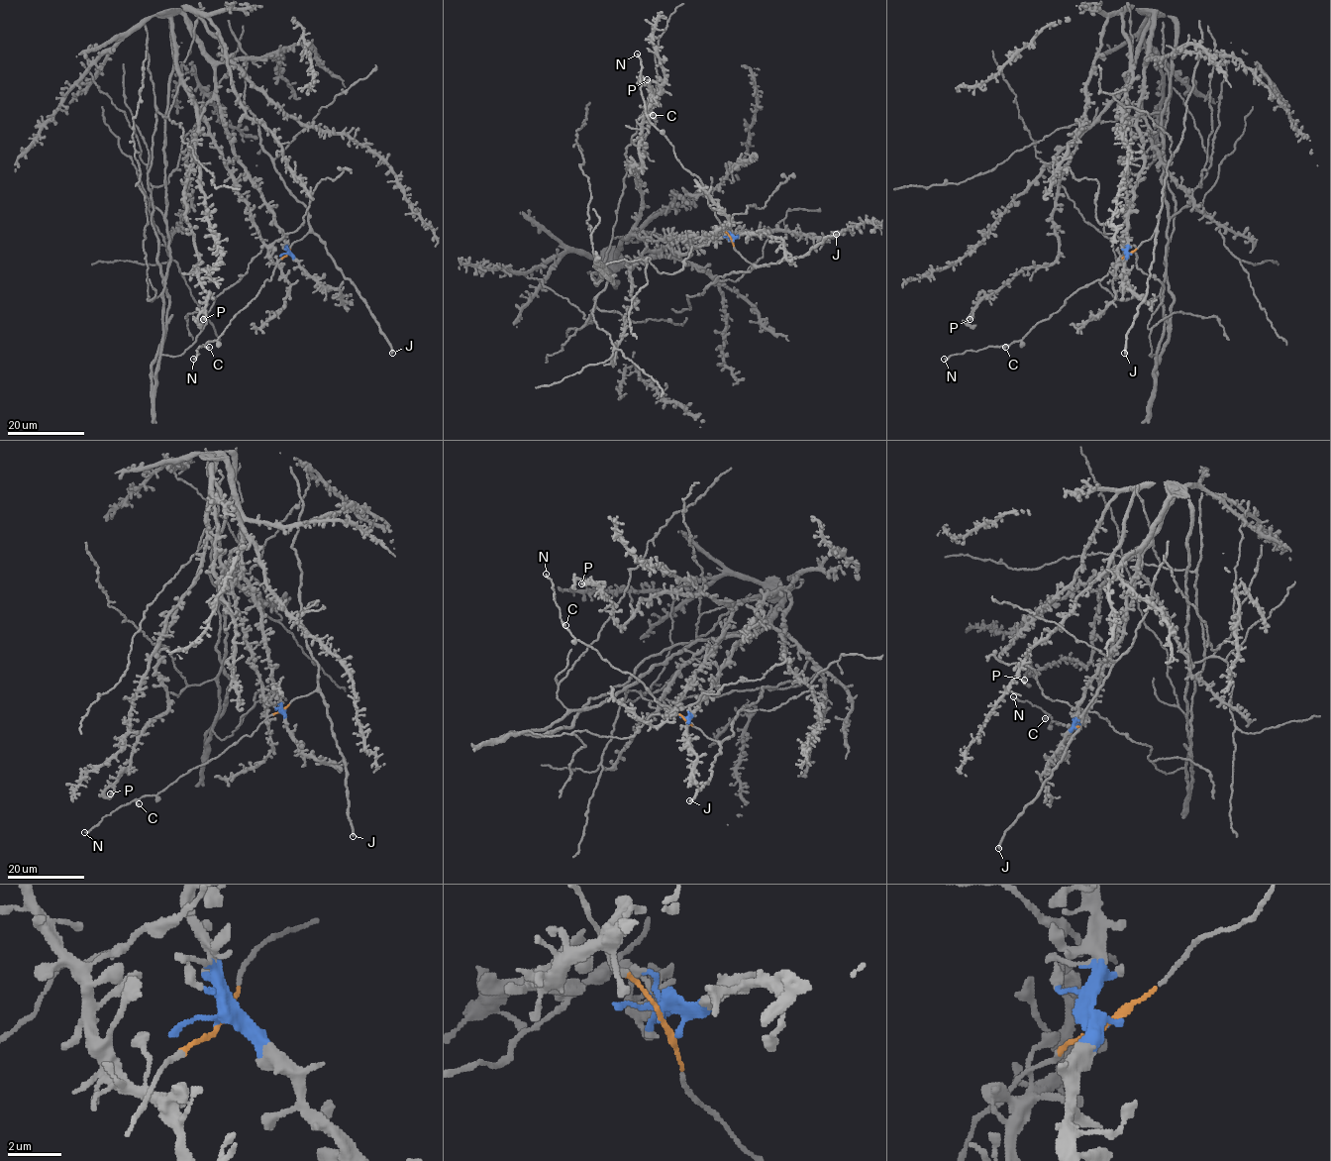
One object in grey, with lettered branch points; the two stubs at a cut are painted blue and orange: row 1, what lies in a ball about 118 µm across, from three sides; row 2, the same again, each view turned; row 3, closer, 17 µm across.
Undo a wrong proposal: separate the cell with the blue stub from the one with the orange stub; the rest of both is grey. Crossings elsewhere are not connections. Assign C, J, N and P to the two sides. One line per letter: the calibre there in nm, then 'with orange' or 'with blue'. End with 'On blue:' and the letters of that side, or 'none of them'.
C: 340 nm | with orange
J: 360 nm | with orange
N: 170 nm | with orange
P: 400 nm | with blue
On blue: P

